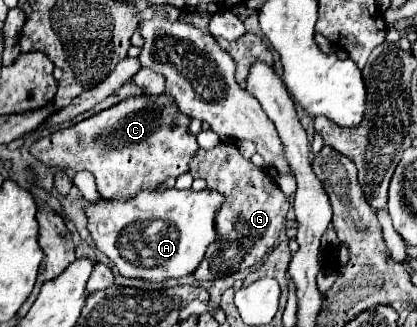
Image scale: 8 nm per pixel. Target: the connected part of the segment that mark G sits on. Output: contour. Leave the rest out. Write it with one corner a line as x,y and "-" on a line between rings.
219,143
211,151
199,149
189,161
189,173
195,179
205,179
207,189
215,189
225,197
221,209
215,213
217,239
195,269
195,279
213,281
259,263
277,243
281,229
285,229
291,199
277,187
269,173
245,159
235,143

